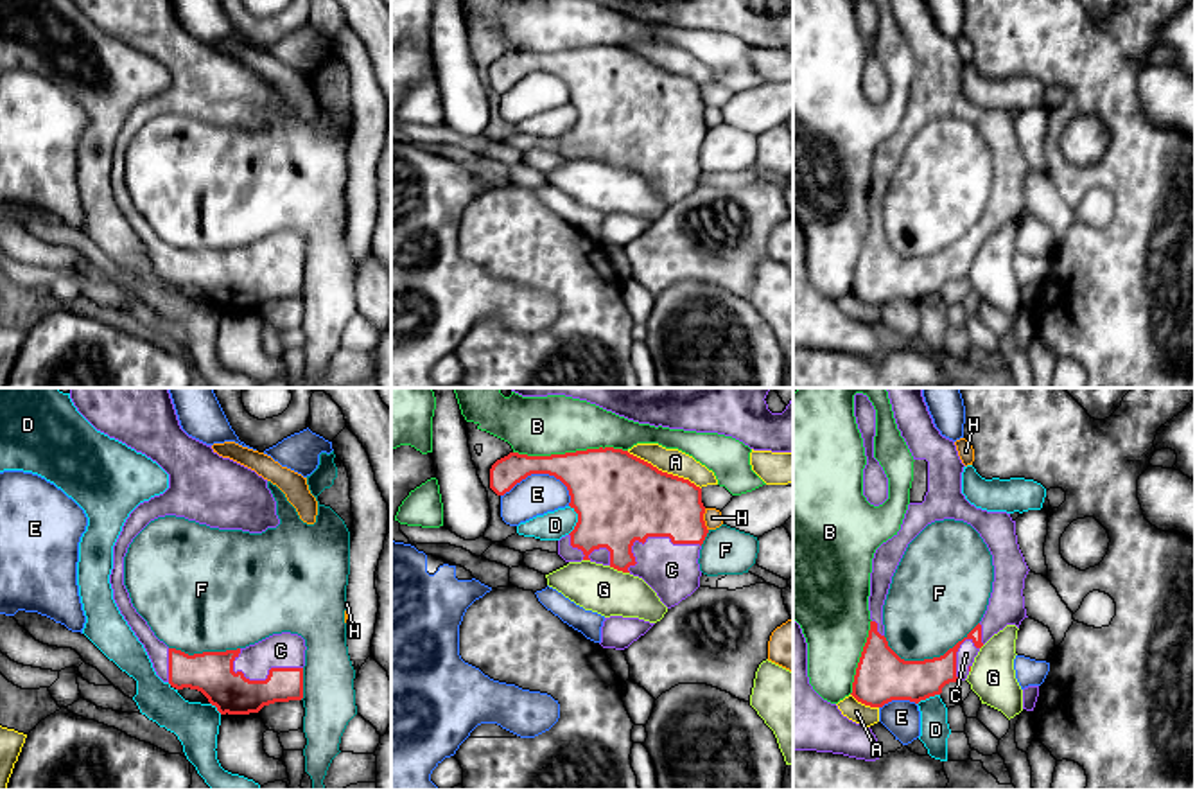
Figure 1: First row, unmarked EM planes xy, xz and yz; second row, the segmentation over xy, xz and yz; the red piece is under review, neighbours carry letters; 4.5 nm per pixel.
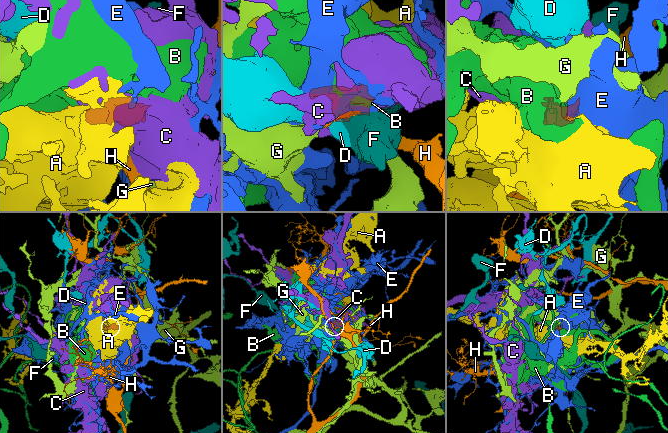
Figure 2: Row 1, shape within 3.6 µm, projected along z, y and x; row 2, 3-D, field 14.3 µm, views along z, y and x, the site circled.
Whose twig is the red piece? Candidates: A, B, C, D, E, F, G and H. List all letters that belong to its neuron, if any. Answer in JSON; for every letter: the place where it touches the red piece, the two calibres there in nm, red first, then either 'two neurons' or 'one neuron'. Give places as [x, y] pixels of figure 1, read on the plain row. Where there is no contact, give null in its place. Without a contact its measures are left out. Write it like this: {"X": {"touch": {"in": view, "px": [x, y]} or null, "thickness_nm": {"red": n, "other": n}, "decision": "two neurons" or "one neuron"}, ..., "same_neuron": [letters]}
{"A": {"touch": {"in": "xz", "px": [664, 70]}, "thickness_nm": {"red": 400, "other": 120}, "decision": "two neurons"}, "B": {"touch": {"in": "xz", "px": [569, 51]}, "thickness_nm": {"red": 360, "other": 240}, "decision": "two neurons"}, "C": {"touch": {"in": "xz", "px": [652, 133]}, "thickness_nm": {"red": 400, "other": 240}, "decision": "one neuron"}, "D": {"touch": {"in": "xz", "px": [578, 117]}, "thickness_nm": {"red": 400, "other": 130}, "decision": "two neurons"}, "E": {"touch": {"in": "xz", "px": [540, 70]}, "thickness_nm": {"red": 280, "other": 180}, "decision": "two neurons"}, "F": {"touch": {"in": "yz", "px": [928, 257]}, "thickness_nm": {"red": 240, "other": 420}, "decision": "two neurons"}, "G": {"touch": {"in": "xz", "px": [619, 167]}, "thickness_nm": {"red": 300, "other": 220}, "decision": "two neurons"}, "H": {"touch": {"in": "xz", "px": [702, 117]}, "thickness_nm": {"red": 300, "other": 80}, "decision": "two neurons"}, "same_neuron": ["C"]}

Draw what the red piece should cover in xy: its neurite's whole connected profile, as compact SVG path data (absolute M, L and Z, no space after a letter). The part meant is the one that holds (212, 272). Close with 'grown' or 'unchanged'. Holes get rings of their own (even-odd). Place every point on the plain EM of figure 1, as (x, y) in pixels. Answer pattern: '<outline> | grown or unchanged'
M74 0L74 4L97 29L145 52L169 72L169 86L140 101L126 117L113 144L113 167L109 172L113 198L144 242L156 273L176 287L190 285L201 289L221 312L249 312L275 300L301 298L307 248L301 233L282 230L246 246L188 253L169 246L154 233L147 219L133 205L124 183L124 154L127 145L158 115L176 113L210 126L249 131L276 126L280 117L276 113L276 99L267 86L267 77L230 56L219 54L212 43L188 34L179 23L172 0Z | grown

